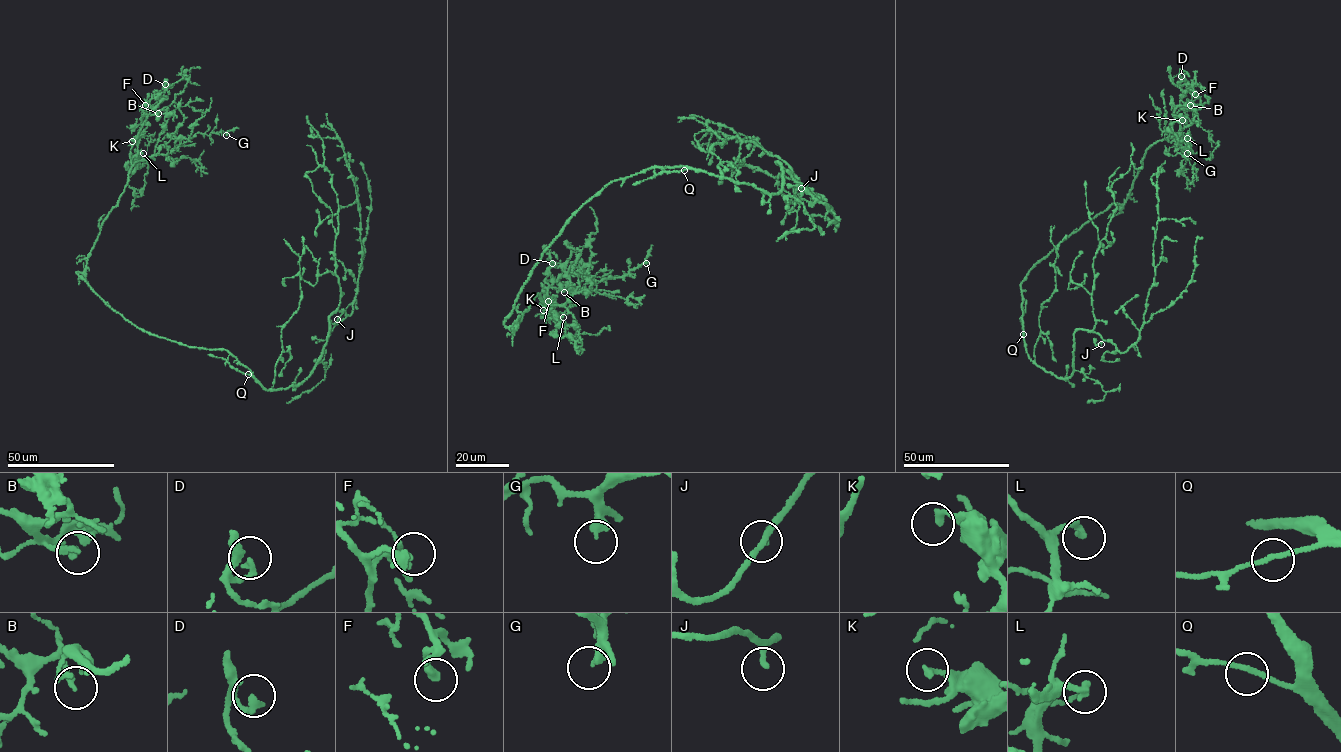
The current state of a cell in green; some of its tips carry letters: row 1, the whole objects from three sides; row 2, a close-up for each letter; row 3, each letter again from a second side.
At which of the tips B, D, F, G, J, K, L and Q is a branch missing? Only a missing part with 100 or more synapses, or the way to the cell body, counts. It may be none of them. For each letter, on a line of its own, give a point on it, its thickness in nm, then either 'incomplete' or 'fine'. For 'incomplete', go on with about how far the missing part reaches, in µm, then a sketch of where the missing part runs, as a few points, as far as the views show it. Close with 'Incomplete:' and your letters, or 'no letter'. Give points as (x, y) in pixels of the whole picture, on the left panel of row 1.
B: (158, 113) | 170 nm | fine
D: (165, 84) | 180 nm | fine
F: (145, 105) | 300 nm | fine
G: (226, 135) | 360 nm | fine
J: (337, 319) | 110 nm | fine
K: (132, 141) | 190 nm | fine
L: (143, 153) | 200 nm | incomplete | 45 µm | (143, 153), (159, 151), (160, 161), (150, 177), (150, 192), (142, 191)
Q: (248, 374) | 150 nm | fine
Incomplete: L

